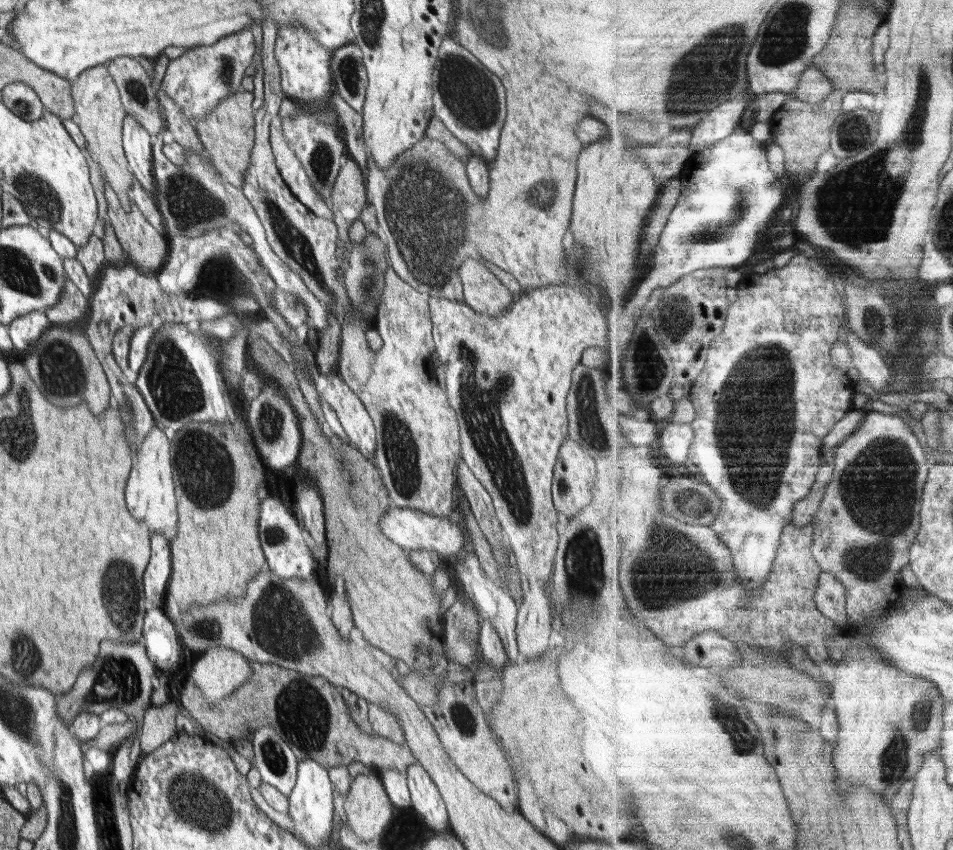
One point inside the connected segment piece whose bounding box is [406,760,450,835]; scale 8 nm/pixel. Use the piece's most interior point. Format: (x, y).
(426, 799)

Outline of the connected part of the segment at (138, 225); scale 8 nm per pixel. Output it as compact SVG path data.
M104 180L104 197L108 201L107 215L109 222L114 228L116 238L118 238L124 250L127 262L132 262L138 268L138 272L158 273L164 266L168 256L169 240L164 234L158 232L158 229L151 222L148 222L148 219L142 214L132 199L130 200L132 210L126 212L120 202L120 198L118 198L106 180Z

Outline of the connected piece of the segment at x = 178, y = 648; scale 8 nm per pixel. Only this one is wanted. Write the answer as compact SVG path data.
M150 600L145 601L145 650L158 670L169 672L181 660L184 648L180 644L174 624L162 608L156 608Z

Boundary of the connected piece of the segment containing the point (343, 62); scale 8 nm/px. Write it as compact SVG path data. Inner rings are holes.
M355 41L332 51L330 72L342 100L362 114L368 91L368 74L362 51Z

